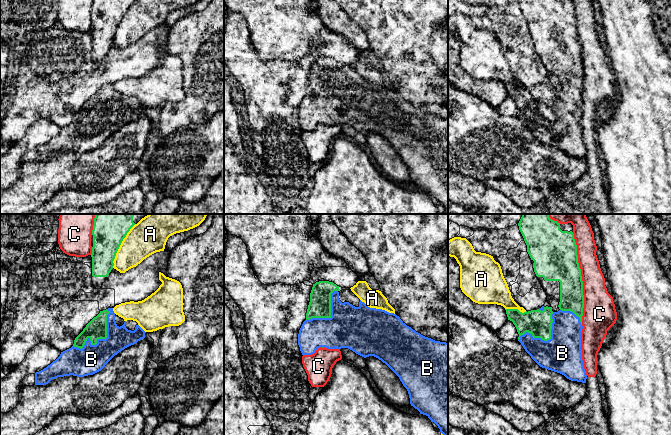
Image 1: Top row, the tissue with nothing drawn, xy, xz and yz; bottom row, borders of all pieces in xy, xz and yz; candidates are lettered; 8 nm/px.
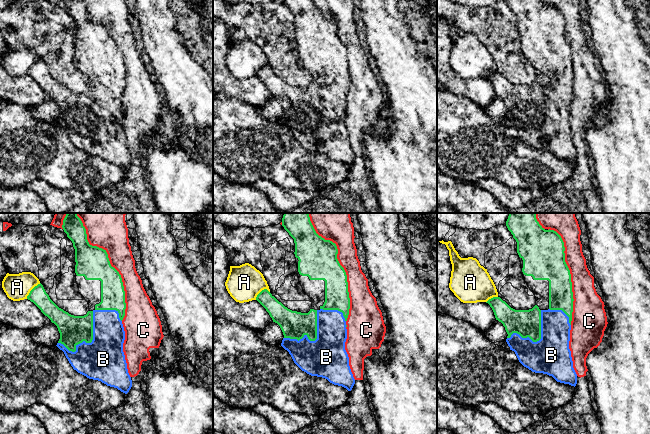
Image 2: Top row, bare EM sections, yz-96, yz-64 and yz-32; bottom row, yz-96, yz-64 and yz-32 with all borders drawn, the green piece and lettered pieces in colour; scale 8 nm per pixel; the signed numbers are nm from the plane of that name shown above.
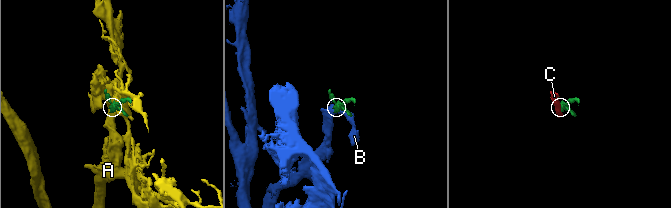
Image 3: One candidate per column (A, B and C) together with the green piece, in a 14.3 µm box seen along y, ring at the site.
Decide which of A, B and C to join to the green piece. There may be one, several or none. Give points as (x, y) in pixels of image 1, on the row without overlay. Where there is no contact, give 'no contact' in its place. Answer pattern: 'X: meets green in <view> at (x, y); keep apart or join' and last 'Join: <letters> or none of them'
A: meets green in xy at (119, 22); keep apart
B: meets green in xy at (100, 114); join
C: meets green in yz at (581, 54); keep apart
Join: B

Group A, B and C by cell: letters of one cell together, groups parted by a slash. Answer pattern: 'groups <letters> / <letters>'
groups A C / B

